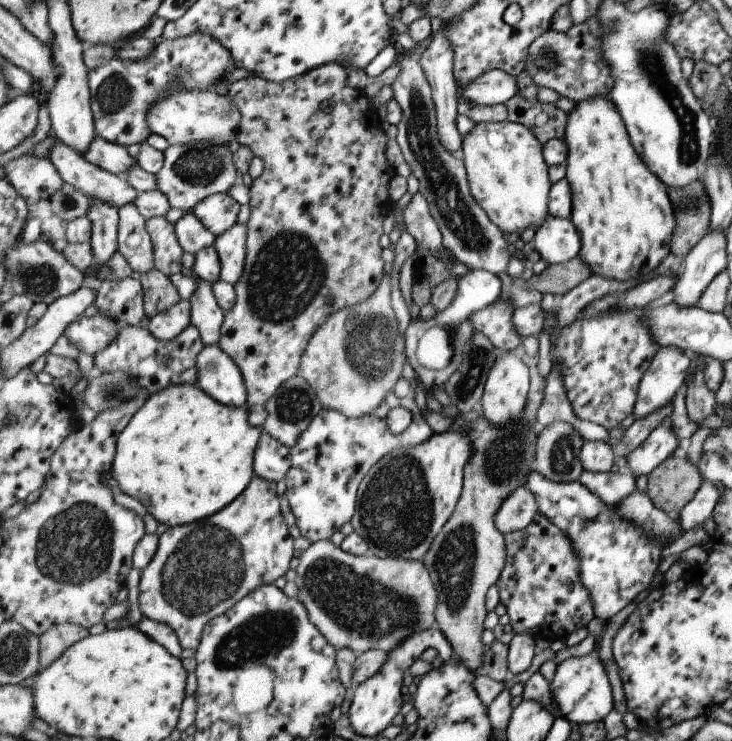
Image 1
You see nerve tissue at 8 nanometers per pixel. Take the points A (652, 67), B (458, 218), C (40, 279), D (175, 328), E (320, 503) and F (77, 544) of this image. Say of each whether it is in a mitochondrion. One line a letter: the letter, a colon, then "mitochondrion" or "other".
A: mitochondrion
B: mitochondrion
C: mitochondrion
D: other
E: other
F: mitochondrion

